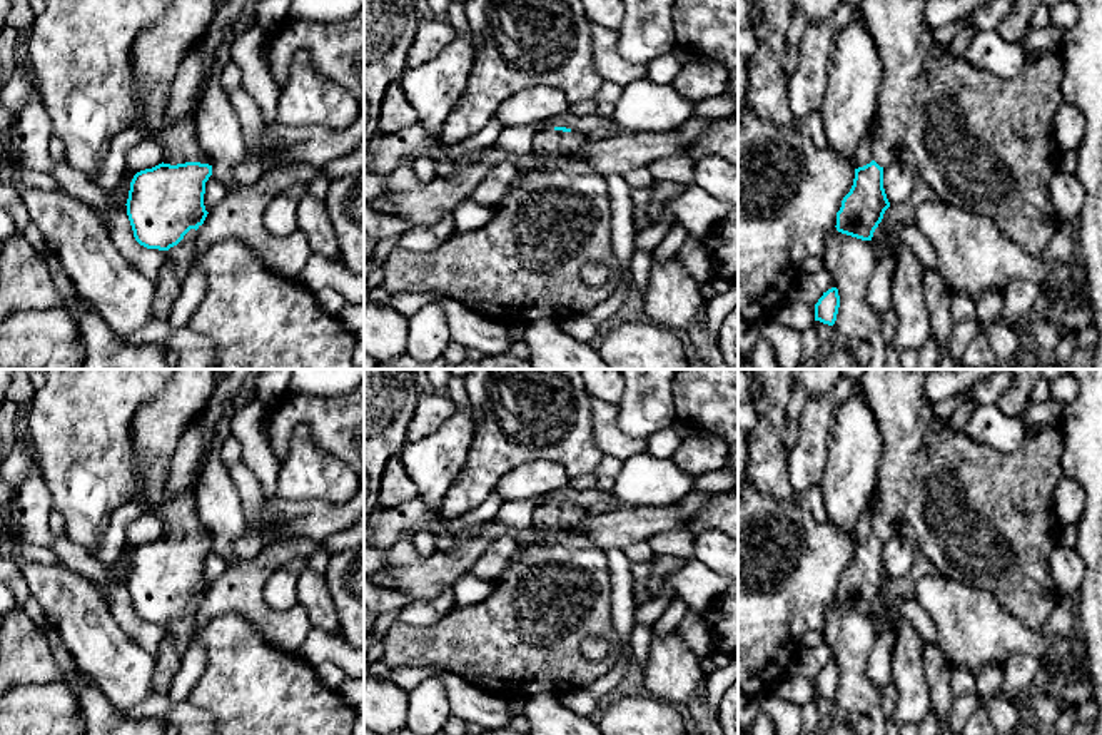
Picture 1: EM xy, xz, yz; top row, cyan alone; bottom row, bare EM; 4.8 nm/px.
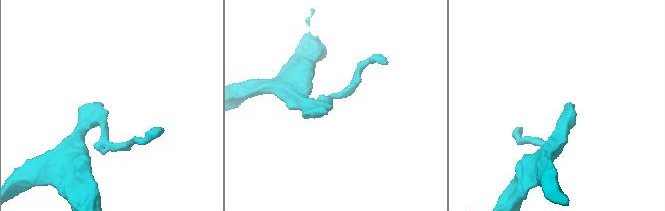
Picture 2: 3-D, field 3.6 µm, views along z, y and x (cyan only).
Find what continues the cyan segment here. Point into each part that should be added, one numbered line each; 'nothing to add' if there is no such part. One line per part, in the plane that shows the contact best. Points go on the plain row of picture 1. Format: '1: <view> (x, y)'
1: xy (159, 425)

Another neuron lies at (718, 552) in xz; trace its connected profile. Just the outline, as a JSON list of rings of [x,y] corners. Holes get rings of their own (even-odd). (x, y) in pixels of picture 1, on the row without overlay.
[[[720,531],[695,535],[695,558],[713,573],[738,580],[738,540]]]

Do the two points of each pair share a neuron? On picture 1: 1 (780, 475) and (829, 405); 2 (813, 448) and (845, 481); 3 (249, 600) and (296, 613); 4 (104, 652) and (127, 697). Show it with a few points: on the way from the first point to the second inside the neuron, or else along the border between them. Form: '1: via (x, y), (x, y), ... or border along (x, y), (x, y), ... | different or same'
1: border along (788, 450), (792, 486), (798, 493), (818, 486) | different
2: border along (832, 421), (825, 473), (818, 485) | different
3: via (261, 612), (267, 618), (284, 618) | same
4: via (116, 664), (124, 674), (126, 685) | same

